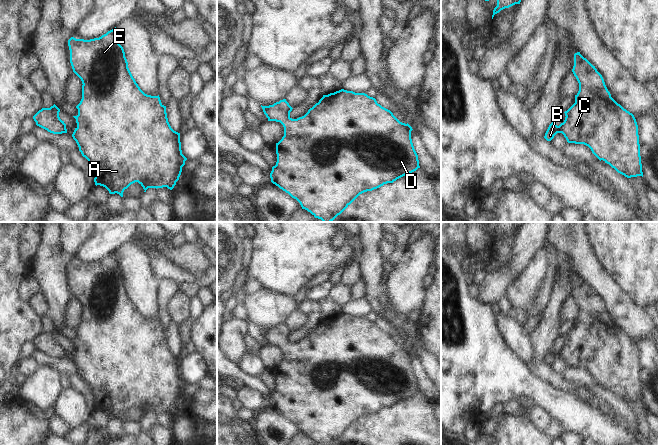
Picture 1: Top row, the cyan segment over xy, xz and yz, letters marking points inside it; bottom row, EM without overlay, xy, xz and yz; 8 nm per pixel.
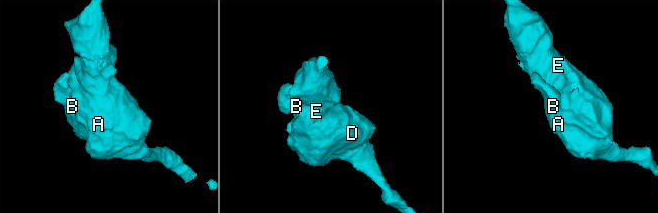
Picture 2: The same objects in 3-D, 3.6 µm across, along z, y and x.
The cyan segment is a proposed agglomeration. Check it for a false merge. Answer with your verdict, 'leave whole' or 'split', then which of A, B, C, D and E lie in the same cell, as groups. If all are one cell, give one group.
leave whole; A B C D E

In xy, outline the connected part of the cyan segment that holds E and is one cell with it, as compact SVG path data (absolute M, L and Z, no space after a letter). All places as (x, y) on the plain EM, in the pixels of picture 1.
M116 251L99 262L84 264L71 261L68 264L68 270L70 274L70 287L73 296L81 303L83 308L82 323L76 330L76 332L78 333L78 339L73 340L76 343L77 351L75 352L72 361L76 365L82 380L88 384L95 396L95 409L103 410L109 415L110 418L117 417L121 421L123 421L124 414L135 406L138 406L143 411L143 413L145 414L144 416L146 416L148 412L157 413L167 411L168 413L172 414L176 409L176 406L179 404L182 396L182 391L185 389L185 385L187 384L187 382L182 378L180 357L174 355L171 352L167 342L166 330L161 327L159 319L151 320L145 318L136 307L128 292L128 286L125 281L124 273L119 268L119 260L117 258Z

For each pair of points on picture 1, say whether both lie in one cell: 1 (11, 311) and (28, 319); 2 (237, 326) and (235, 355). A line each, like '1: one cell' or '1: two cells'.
1: one cell
2: one cell

